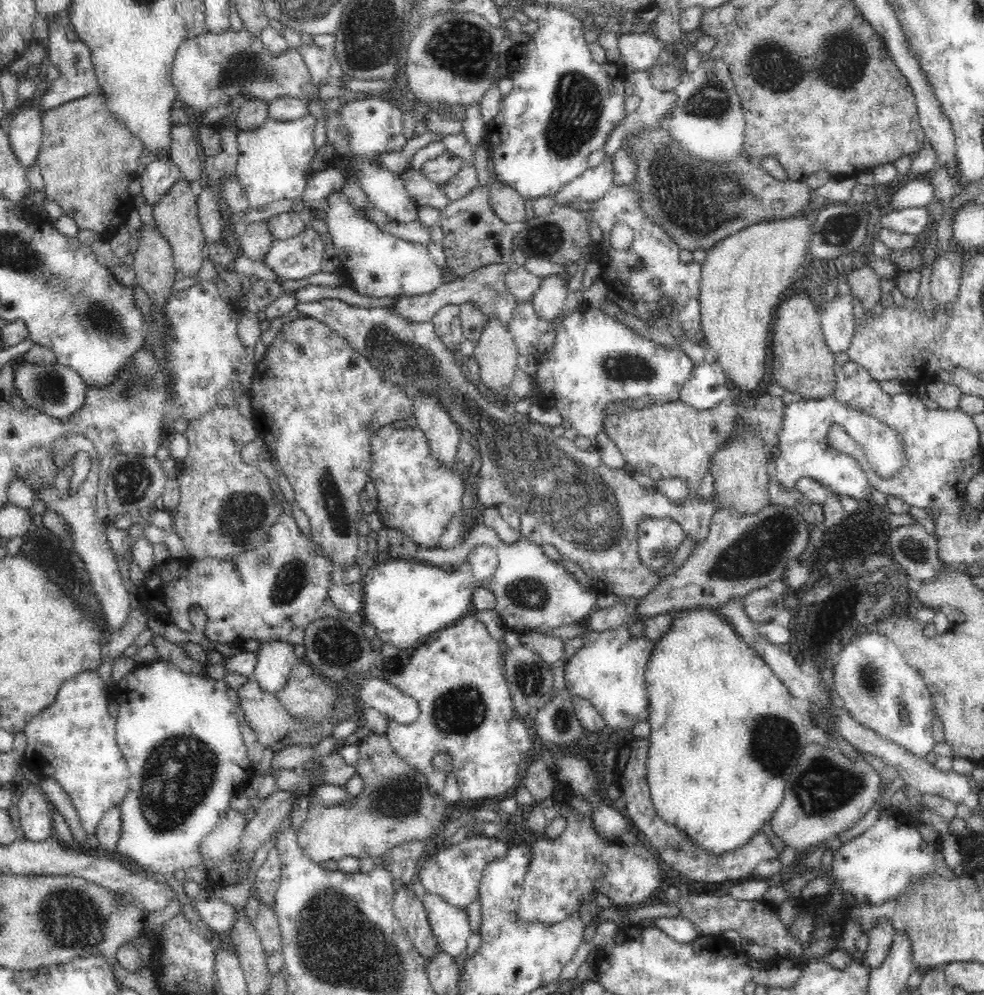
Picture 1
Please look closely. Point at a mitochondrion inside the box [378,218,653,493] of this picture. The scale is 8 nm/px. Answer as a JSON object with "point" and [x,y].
{"point":[545,239]}

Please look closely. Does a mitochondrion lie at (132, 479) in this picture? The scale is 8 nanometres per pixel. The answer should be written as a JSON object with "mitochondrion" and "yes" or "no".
{"mitochondrion":"yes"}

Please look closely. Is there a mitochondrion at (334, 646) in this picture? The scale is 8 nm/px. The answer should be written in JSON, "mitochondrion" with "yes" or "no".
{"mitochondrion":"yes"}

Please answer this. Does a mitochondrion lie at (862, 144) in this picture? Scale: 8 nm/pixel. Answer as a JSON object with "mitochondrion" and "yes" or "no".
{"mitochondrion":"no"}

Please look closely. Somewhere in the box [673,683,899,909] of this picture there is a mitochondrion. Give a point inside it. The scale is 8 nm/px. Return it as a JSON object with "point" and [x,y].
{"point":[821,785]}

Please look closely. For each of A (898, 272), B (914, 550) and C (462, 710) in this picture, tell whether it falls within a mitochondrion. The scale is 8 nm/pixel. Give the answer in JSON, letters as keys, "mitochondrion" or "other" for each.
{"A":"other","B":"mitochondrion","C":"mitochondrion"}

